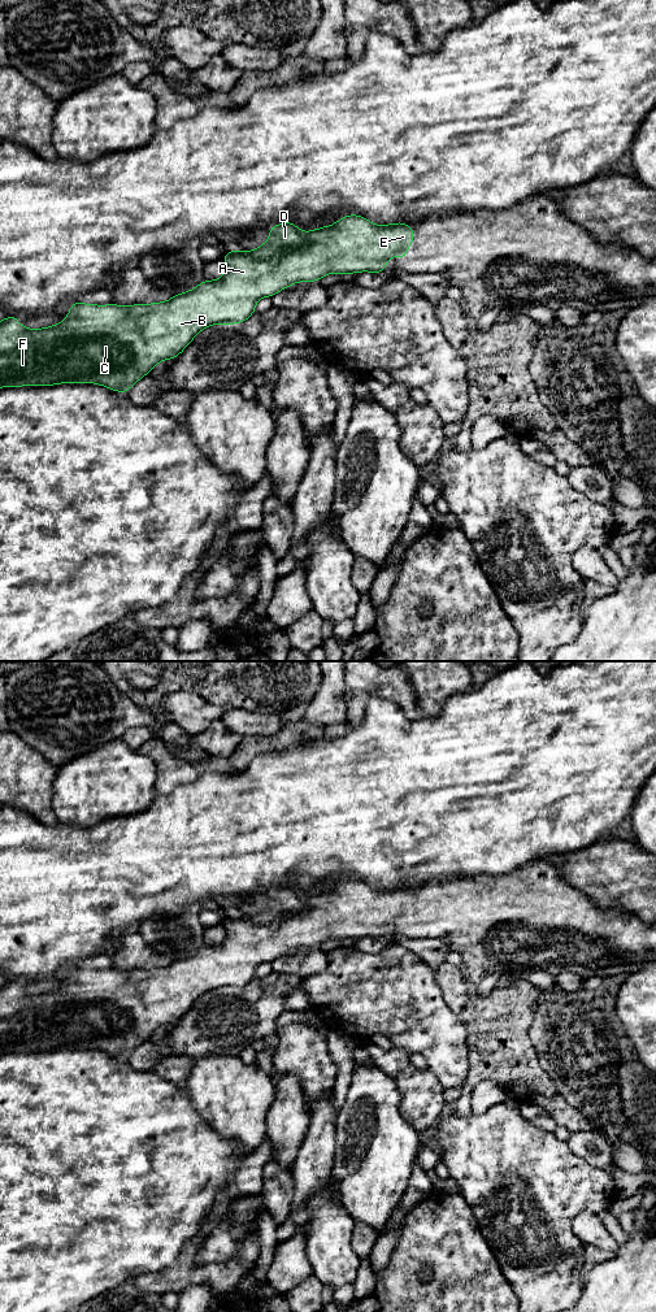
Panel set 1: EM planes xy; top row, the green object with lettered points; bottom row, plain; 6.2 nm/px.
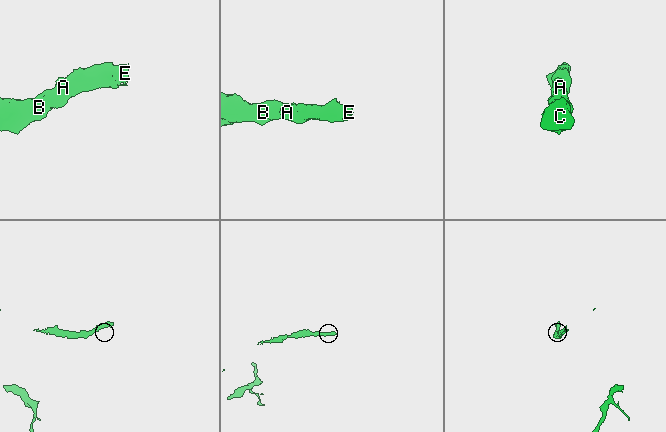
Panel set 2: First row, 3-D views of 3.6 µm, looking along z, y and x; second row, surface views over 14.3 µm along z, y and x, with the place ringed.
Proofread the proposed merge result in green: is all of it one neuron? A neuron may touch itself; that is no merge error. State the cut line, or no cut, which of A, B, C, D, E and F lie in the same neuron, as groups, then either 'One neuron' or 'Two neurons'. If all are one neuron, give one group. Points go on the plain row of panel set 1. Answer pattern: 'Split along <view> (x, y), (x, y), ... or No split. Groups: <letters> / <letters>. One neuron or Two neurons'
Split along xy (307, 908), (276, 915), (264, 924), (229, 916). Groups: A B C E F / D. Two neurons

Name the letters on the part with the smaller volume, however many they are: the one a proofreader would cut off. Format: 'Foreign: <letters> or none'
Foreign: D

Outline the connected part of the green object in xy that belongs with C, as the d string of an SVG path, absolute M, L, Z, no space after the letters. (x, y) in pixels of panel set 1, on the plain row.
M347 879L331 891L321 891L303 896L305 912L275 916L265 925L255 925L246 920L227 916L223 920L225 939L214 946L204 944L195 953L171 961L168 966L151 969L107 970L73 966L65 985L48 992L30 994L17 989L19 979L0 986L0 1053L25 1051L57 1051L60 1048L95 1048L112 1056L127 1056L164 1025L174 1025L204 994L246 987L256 976L262 963L275 959L299 947L320 947L325 940L386 937L386 929L394 920L407 924L407 915L413 911L414 892L405 887L374 890L361 879Z

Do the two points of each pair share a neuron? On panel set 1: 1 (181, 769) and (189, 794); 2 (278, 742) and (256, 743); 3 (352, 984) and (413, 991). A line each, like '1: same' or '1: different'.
1: different
2: same
3: same

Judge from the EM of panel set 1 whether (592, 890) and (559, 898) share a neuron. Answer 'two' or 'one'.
two

